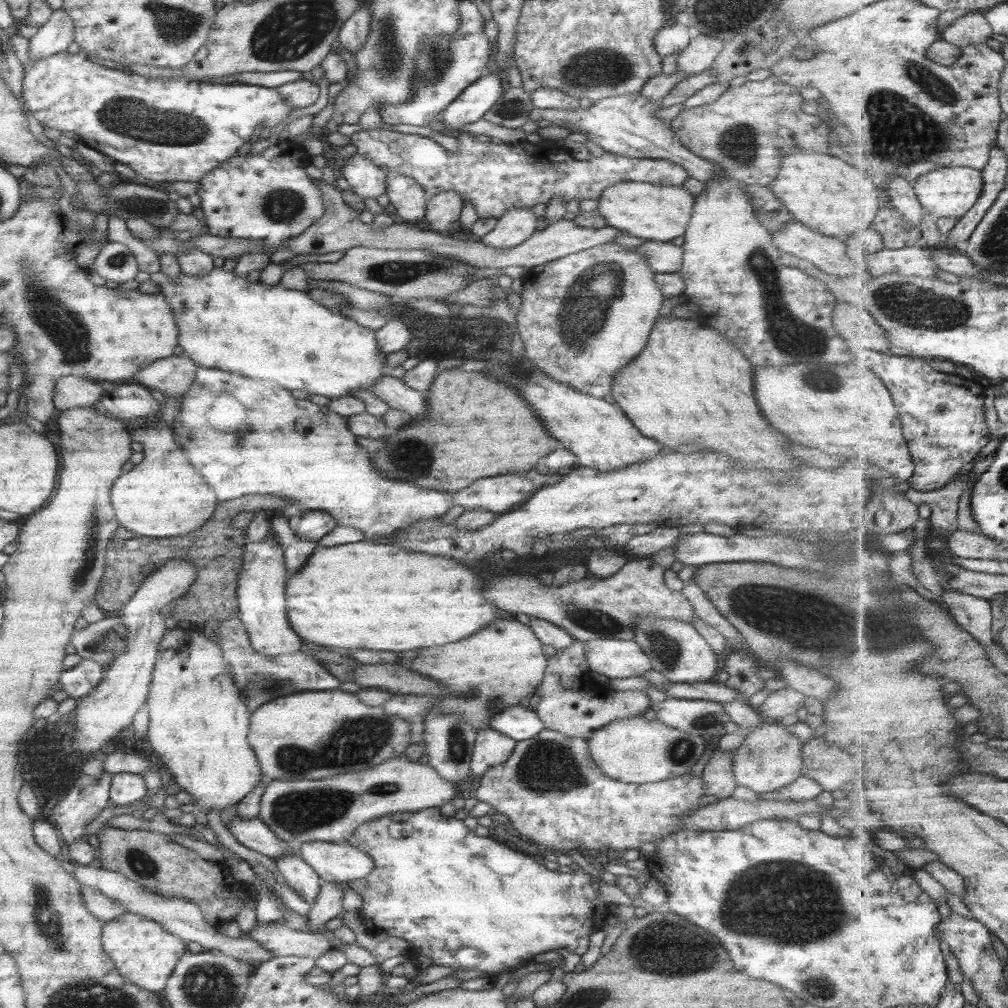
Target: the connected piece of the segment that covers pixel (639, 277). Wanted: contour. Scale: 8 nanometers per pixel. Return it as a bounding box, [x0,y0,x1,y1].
[514,243,665,398]

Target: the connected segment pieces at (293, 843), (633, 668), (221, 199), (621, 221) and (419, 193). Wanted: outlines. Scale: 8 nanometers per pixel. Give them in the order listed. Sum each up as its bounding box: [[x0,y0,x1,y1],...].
[[257,755,455,854],[584,638,651,679],[199,141,324,249],[595,182,694,242],[383,172,427,222]]

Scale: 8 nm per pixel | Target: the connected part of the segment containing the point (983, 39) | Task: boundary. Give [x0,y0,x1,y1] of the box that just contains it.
[942,13,993,50]

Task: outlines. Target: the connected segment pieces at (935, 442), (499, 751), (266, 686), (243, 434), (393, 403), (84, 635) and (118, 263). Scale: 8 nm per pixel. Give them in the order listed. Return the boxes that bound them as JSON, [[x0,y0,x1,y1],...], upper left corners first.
[[849,349,989,493],[470,727,515,778],[199,616,339,713],[171,365,454,541],[367,374,426,420],[68,613,125,667],[91,242,137,287]]

